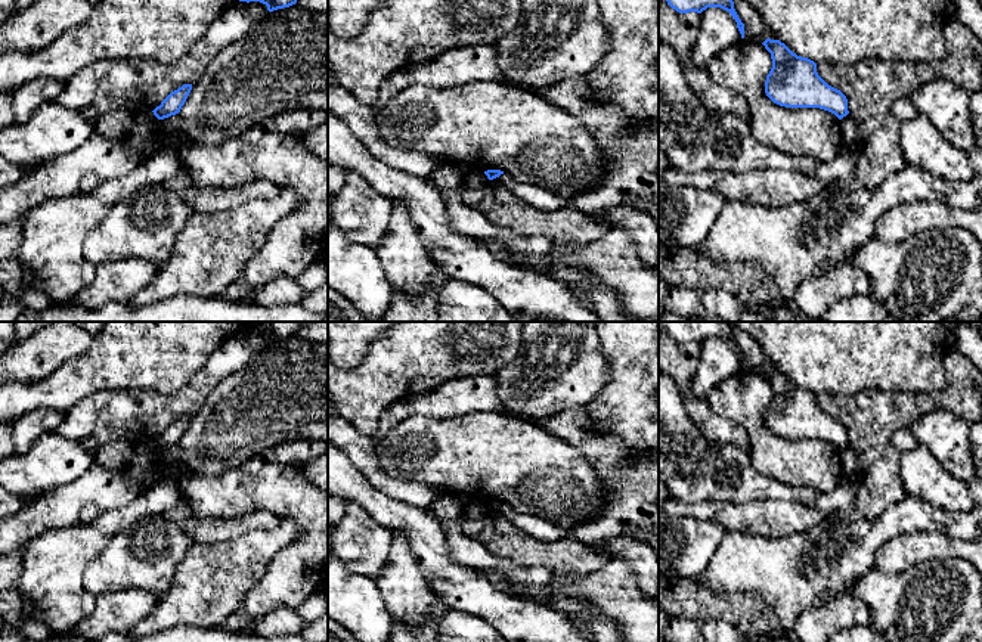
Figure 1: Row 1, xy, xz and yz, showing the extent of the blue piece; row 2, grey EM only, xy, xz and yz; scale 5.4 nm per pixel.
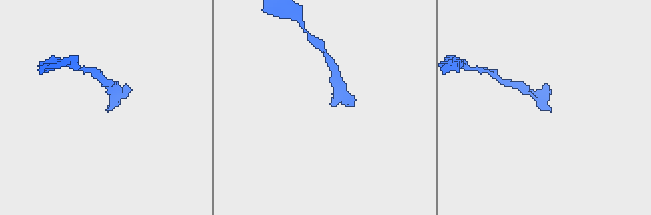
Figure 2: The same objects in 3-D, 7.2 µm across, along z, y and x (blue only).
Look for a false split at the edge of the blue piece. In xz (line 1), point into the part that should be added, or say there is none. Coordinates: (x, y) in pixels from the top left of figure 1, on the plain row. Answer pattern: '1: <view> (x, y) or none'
1: none

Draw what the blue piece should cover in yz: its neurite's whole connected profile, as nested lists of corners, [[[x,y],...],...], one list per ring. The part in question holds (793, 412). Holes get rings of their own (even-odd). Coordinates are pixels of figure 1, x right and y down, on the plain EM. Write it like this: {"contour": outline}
{"contour": [[[766,369],[762,375],[772,390],[765,424],[774,434],[786,438],[820,438],[839,450],[849,444],[846,427],[818,406],[814,391],[797,387],[780,370]]]}

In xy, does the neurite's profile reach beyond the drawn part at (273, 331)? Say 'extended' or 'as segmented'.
as segmented

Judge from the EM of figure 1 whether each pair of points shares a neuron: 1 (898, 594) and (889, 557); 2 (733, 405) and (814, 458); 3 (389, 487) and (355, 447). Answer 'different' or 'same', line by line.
1: different
2: same
3: same

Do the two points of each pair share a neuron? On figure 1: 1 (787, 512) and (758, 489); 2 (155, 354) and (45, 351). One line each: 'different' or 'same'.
1: different
2: different

